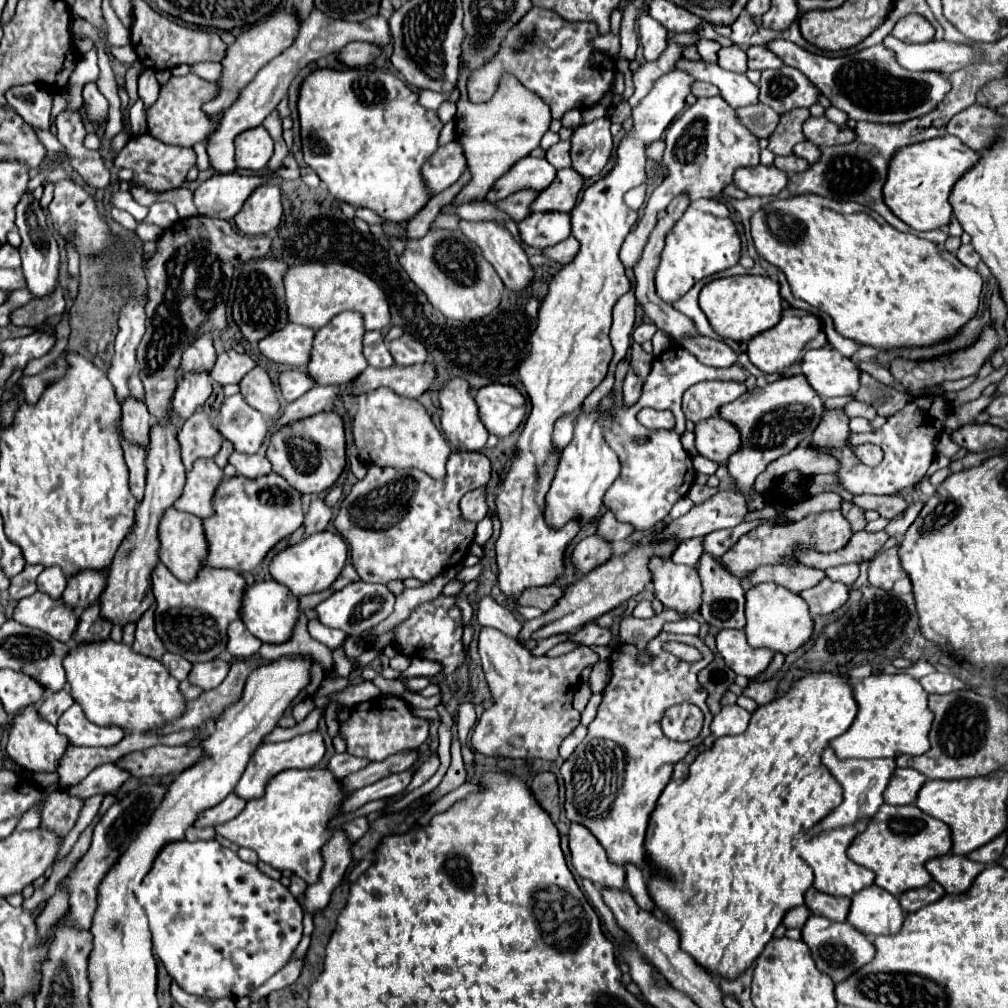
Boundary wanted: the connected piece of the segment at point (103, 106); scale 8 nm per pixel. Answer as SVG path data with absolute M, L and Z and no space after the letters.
M85 83L83 87L83 101L87 105L87 113L89 113L89 119L95 121L97 125L101 125L105 119L107 119L107 111L109 111L109 105L107 105L107 99L101 95L101 91L97 89L95 83Z

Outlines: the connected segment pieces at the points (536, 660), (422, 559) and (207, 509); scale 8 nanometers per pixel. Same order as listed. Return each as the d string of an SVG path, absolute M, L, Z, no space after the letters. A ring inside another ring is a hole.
M483 627L479 633L479 655L485 671L485 679L489 683L493 695L493 707L485 709L471 739L471 749L483 755L503 755L511 759L543 759L555 761L559 757L559 745L573 729L579 725L579 711L573 709L573 695L581 685L581 671L597 663L599 657L589 647L577 647L575 651L561 657L535 657L515 639L503 635L497 629Z
M471 451L451 453L447 475L441 481L431 479L419 469L371 465L365 479L357 481L351 493L341 501L335 517L335 529L349 543L351 563L359 577L367 583L389 583L391 579L407 578L427 583L459 565L467 557L477 529L477 523L467 523L467 519L463 519L459 501L465 493L487 485L489 479L489 459L483 453ZM415 517L431 517L423 519L423 533L415 533Z
M197 459L195 467L187 473L187 483L183 495L175 501L175 509L193 513L201 519L211 517L211 497L221 479L223 471L213 459Z

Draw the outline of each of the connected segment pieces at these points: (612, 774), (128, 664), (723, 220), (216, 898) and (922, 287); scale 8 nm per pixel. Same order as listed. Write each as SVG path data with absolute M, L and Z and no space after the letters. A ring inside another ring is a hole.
M665 631L651 639L645 651L653 657L649 663L639 663L639 651L631 645L619 645L613 649L609 659L611 681L603 689L603 701L597 717L589 725L587 737L563 763L561 775L567 787L567 819L571 823L583 823L583 827L587 827L603 845L611 863L621 867L631 863L651 877L653 869L645 853L645 823L649 823L661 791L671 781L675 763L681 761L691 747L699 745L707 735L711 735L709 725L713 715L705 705L707 691L697 681L697 673L713 661L713 653L699 637ZM667 641L693 645L701 651L701 661L687 663L677 659L663 649L663 643ZM683 701L695 703L705 711L705 725L699 737L693 739L695 743L671 741L665 737L659 725L663 711Z
M107 639L103 643L83 643L81 647L71 645L71 653L63 661L63 667L67 671L71 697L83 707L87 719L99 723L101 727L121 727L131 733L153 733L163 727L163 723L171 723L187 711L187 699L179 691L179 681L167 671L167 667L163 667L161 661L133 653L131 647L123 643L113 643Z
M699 199L687 207L683 217L667 233L661 263L655 273L657 295L673 303L683 297L699 279L725 271L739 263L741 239L725 203L717 199Z
M175 841L175 843L171 843L171 847L163 847L161 853L157 855L157 859L155 859L151 871L143 879L137 897L139 897L139 901L145 907L147 917L149 917L149 925L151 925L151 933L153 933L153 953L155 953L155 957L159 957L159 961L165 965L169 977L183 991L187 991L191 995L197 995L197 997L205 997L205 999L233 999L233 1001L237 1001L241 997L251 995L259 985L263 985L269 977L273 977L279 969L283 969L289 963L289 959L291 959L293 951L297 949L297 945L301 941L301 935L303 935L303 923L301 923L303 921L303 907L291 895L291 891L285 885L281 885L279 881L273 881L271 877L261 873L257 869L257 865L241 861L237 853L233 853L231 849L221 847L217 841L195 841L195 843Z
M801 195L801 197L793 197L787 201L773 201L767 209L757 211L751 217L751 235L755 241L757 251L773 265L777 265L785 275L787 281L791 285L791 291L797 299L807 301L813 307L819 307L821 311L825 311L833 323L837 333L841 333L847 339L853 339L861 345L869 345L875 347L877 351L893 351L893 349L903 349L903 347L931 347L943 341L949 341L951 337L955 337L957 333L961 333L961 329L977 315L979 311L979 297L981 297L981 289L983 289L983 279L977 275L977 271L967 269L953 253L941 249L939 245L931 243L931 241L923 241L917 239L911 233L899 233L895 227L891 227L877 211L867 209L859 203L851 203L851 201L833 201L827 197L819 197L819 195Z

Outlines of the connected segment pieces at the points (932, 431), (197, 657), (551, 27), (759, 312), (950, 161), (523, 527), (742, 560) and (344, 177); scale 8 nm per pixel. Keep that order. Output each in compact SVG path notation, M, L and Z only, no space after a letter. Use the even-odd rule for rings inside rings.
M923 395L905 405L903 411L897 411L887 419L887 423L875 433L851 433L849 447L841 451L833 451L833 457L841 461L839 479L853 495L869 493L869 495L895 495L903 489L915 487L927 473L929 465L935 459L935 437L943 431L945 419L949 415L949 403L943 395ZM873 443L883 449L883 461L877 467L867 467L855 455L857 445Z
M157 563L151 577L153 577L153 593L155 593L155 599L157 599L155 629L157 629L157 635L161 637L161 641L165 643L167 651L183 655L191 663L211 661L217 655L221 655L225 651L225 645L227 645L229 623L241 617L239 609L241 609L241 595L243 595L243 589L245 589L245 579L241 577L241 573L237 573L233 569L203 567L197 573L197 579L185 583L185 581L179 581L163 563Z
M535 7L507 33L495 59L471 75L467 83L469 99L473 103L491 99L497 89L499 75L509 71L551 107L553 119L561 119L569 109L593 107L611 89L611 81L615 77L615 63L609 55L591 47L593 37L597 37L595 23L571 23L553 11Z
M737 275L709 281L699 293L699 307L707 315L711 327L727 339L749 341L751 337L775 327L781 319L781 295L779 283L769 277Z
M953 135L903 147L901 151L897 151L897 155L891 159L889 165L887 183L883 187L885 203L901 221L905 221L915 231L947 229L953 219L953 211L949 203L951 187L977 161L979 161L979 151L971 151L971 147L963 147L963 143L959 143L959 139L955 139Z
M677 67L673 71L669 71L667 75L659 77L659 81L655 81L655 87L651 89L651 93L645 99L641 99L641 103L637 107L633 107L633 131L627 133L627 137L615 149L617 163L615 163L613 171L605 179L583 189L579 203L569 213L571 225L573 225L573 235L581 243L581 249L579 249L577 257L571 263L567 263L551 279L549 293L541 303L539 325L531 335L531 355L519 367L521 383L525 385L525 391L531 399L531 415L527 417L525 429L515 445L517 459L515 459L515 463L511 463L511 469L503 481L503 489L495 499L497 517L501 521L501 535L497 539L499 587L505 593L507 601L511 601L511 599L515 601L519 595L523 595L523 591L527 591L531 587L549 587L559 577L563 577L565 549L571 543L571 539L581 531L581 521L577 517L569 519L567 525L561 529L551 529L545 521L545 497L551 487L551 479L555 477L555 467L559 465L559 455L555 453L555 445L553 445L553 429L555 429L557 419L579 409L583 405L585 397L607 375L607 367L613 357L613 347L609 341L611 311L613 311L613 305L617 303L617 299L631 289L631 283L625 277L625 267L619 259L619 249L639 217L635 211L631 211L625 205L623 195L629 189L633 189L645 181L645 163L647 163L645 145L649 145L651 141L657 141L663 135L663 131L669 127L669 123L685 109L685 105L687 105L685 99L691 93L693 83L695 83L695 79L691 79L691 75L687 75L685 71L679 71Z
M839 509L835 511L821 511L821 513L809 513L805 515L801 521L797 523L783 523L783 525L761 525L753 531L749 531L747 535L743 535L721 559L719 563L731 571L735 577L743 579L747 577L751 571L755 571L755 567L761 565L783 565L785 559L795 559L795 547L803 549L803 551L819 551L819 553L831 553L831 551L839 551L843 549L849 539L851 539L853 531L849 521L841 515Z
M367 69L315 71L301 85L299 119L303 159L319 175L335 199L353 207L371 209L387 221L403 223L413 219L433 197L427 185L423 185L421 167L439 149L439 133L443 123L437 111L425 109L419 103L417 91L407 87L395 75Z

